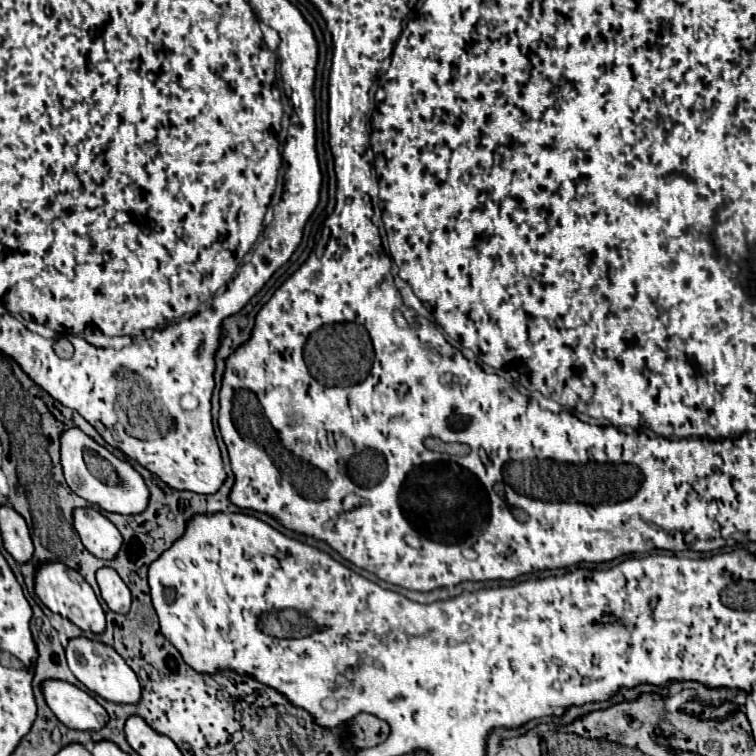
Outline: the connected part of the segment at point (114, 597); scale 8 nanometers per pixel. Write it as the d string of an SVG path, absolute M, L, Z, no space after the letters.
M99 568L99 572L95 574L99 590L101 590L101 598L105 600L105 604L119 614L127 614L129 606L131 606L131 592L125 586L125 582L119 578L119 574L113 568Z

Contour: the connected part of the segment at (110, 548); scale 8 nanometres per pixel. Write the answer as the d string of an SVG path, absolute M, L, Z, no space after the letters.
M75 508L73 526L83 546L97 558L109 560L117 554L123 544L119 530L95 508Z

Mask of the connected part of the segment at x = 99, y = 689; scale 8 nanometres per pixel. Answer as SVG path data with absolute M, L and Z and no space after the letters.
M85 636L71 638L65 648L65 656L67 656L67 664L69 664L69 670L73 672L73 676L81 684L85 684L91 692L95 692L101 698L115 702L115 704L137 704L139 702L141 686L139 686L135 672L125 664L125 660L109 644L95 642Z

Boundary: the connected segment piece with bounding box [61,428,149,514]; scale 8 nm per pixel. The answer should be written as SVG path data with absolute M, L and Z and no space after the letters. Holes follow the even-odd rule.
M69 428L69 430L63 430L63 436L61 436L61 466L63 466L63 474L65 474L65 480L69 484L69 488L85 498L87 502L103 508L103 510L109 510L109 512L117 512L117 514L137 514L137 512L143 512L147 508L147 500L149 500L149 490L145 486L145 480L135 472L135 468L129 464L129 462L123 462L119 458L115 458L107 448L99 446L91 436L87 436L81 428ZM83 448L91 448L91 450L97 450L105 460L109 460L119 476L119 482L115 486L107 486L103 484L101 480L97 480L85 466L83 462Z

